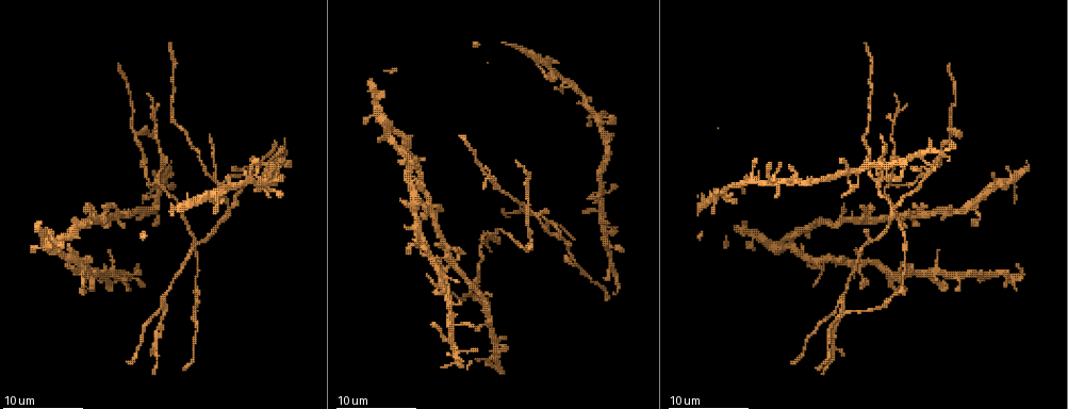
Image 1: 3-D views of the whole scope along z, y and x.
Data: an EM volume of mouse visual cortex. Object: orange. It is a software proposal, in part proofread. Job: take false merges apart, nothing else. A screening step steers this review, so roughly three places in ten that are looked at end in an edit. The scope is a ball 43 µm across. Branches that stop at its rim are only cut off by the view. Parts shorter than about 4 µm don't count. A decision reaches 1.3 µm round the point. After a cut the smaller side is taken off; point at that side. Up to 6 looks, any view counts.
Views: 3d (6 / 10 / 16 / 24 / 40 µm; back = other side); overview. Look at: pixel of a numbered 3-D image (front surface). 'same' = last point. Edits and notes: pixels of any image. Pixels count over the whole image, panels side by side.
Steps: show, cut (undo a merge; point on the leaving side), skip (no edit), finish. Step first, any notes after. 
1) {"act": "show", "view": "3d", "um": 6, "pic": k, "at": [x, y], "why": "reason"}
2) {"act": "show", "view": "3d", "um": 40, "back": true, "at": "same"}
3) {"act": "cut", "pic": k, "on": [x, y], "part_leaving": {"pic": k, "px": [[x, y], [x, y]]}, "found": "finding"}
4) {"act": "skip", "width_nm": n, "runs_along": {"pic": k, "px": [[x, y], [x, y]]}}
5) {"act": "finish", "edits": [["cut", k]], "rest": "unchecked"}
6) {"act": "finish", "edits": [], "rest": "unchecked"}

{"act": "show", "view": "3d", "um": 16, "pic": 1, "at": [548, 221], "why": "two arms in line, one across"}

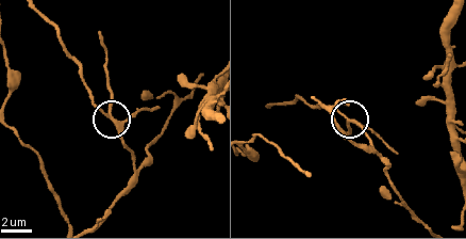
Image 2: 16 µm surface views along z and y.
{"act": "cut", "pic": 2, "on": [135, 111], "side_arm_um": 6, "arms": 3, "found": "two neurons meet here"}

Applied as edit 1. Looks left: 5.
{"act": "show", "view": "overview"}

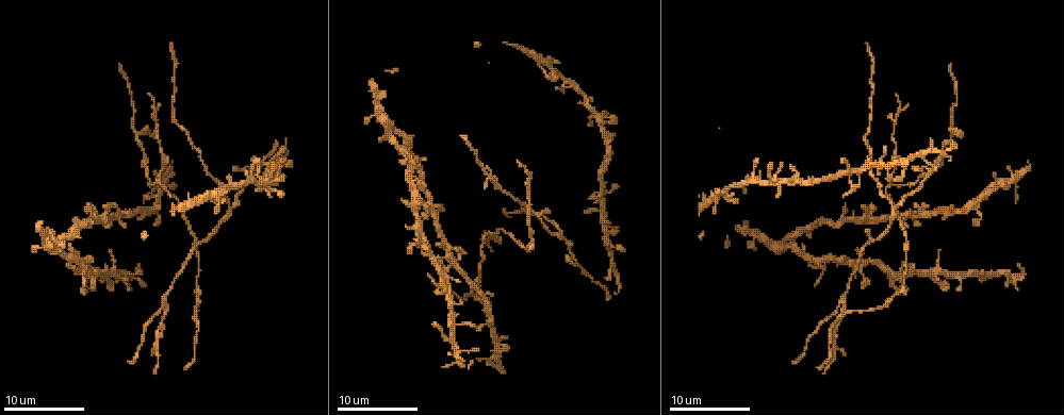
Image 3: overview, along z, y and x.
{"act": "show", "view": "3d", "um": 10, "pic": 3, "at": [895, 206], "why": "thin arm on a thick one"}

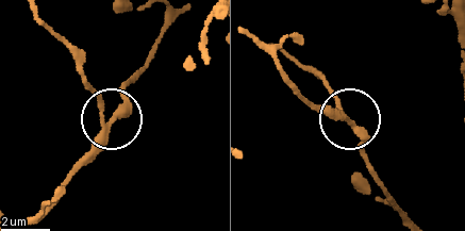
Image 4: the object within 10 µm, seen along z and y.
{"act": "skip", "found": "all the same neuron"}

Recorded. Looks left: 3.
{"act": "show", "view": "3d", "um": 6, "pic": 3, "at": [162, 148], "why": "sudden change in width"}

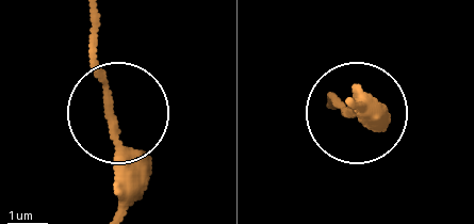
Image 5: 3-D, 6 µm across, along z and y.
{"act": "skip", "runs_along": {"pic": 5, "px": [[118, 206], [118, 125], [98, 63], [98, 12]]}, "found": "all the same neuron"}

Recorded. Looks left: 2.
{"act": "finish", "edits": [["cut", 2]], "rest": "unchecked"}

